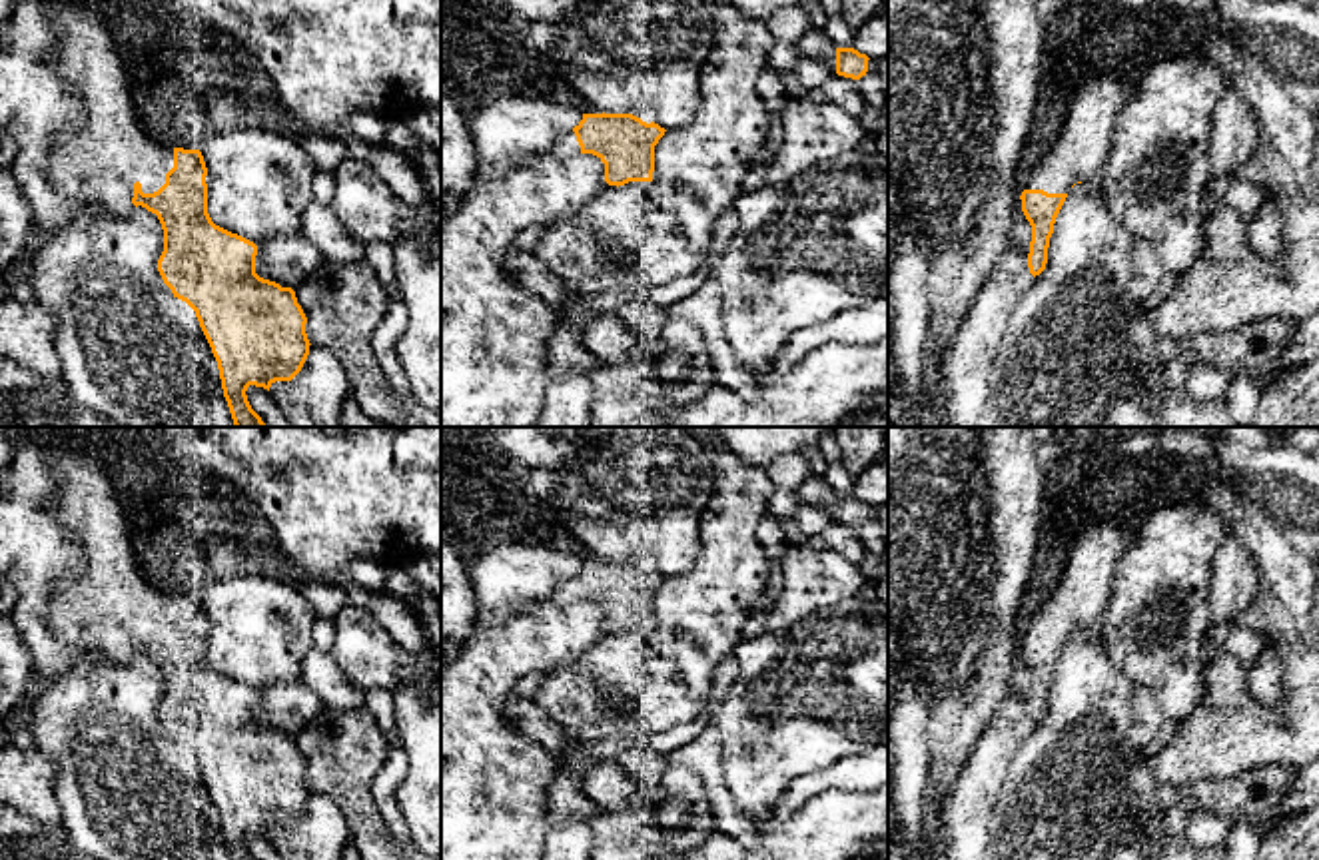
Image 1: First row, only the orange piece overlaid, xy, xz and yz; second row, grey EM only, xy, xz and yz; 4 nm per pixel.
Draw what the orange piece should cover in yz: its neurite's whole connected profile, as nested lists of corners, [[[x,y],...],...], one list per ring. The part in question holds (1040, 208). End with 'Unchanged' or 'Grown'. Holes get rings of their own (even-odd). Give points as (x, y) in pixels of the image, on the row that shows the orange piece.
[[[1092,74],[1076,86],[1066,124],[1030,174],[1022,192],[1022,212],[1032,225],[1030,273],[1046,269],[1056,217],[1076,184],[1099,178],[1113,146],[1113,130],[1125,92],[1111,76]]]. Grown

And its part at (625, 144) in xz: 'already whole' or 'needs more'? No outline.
needs more

